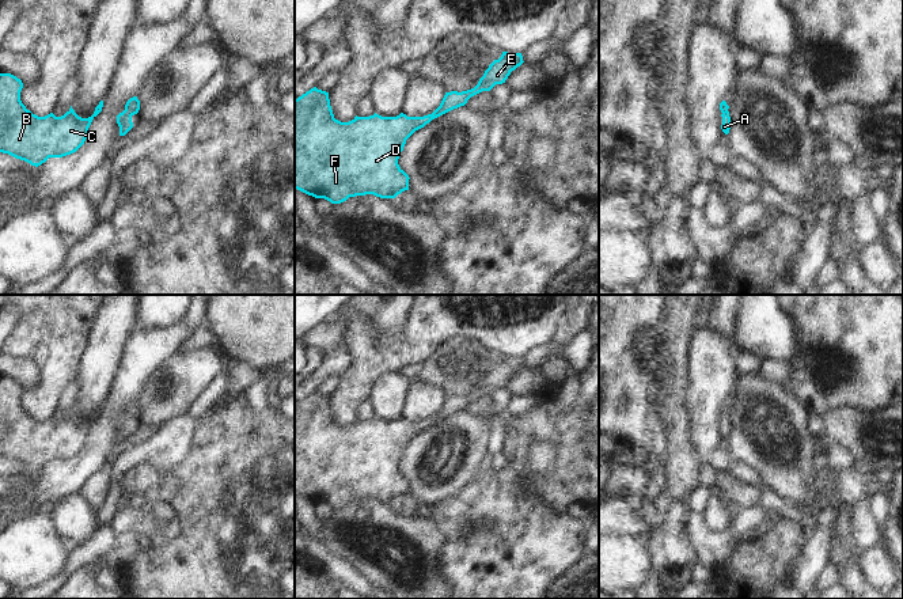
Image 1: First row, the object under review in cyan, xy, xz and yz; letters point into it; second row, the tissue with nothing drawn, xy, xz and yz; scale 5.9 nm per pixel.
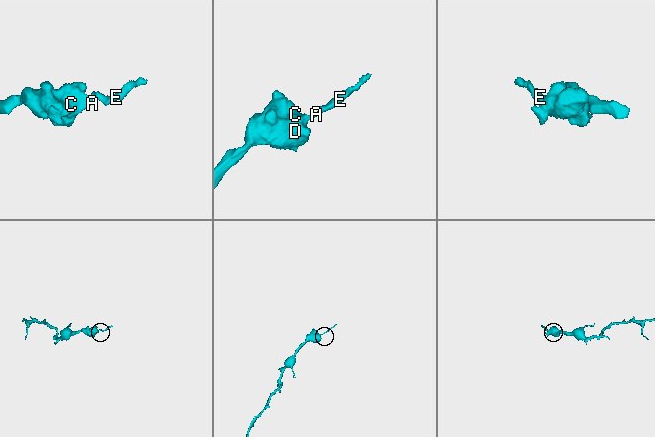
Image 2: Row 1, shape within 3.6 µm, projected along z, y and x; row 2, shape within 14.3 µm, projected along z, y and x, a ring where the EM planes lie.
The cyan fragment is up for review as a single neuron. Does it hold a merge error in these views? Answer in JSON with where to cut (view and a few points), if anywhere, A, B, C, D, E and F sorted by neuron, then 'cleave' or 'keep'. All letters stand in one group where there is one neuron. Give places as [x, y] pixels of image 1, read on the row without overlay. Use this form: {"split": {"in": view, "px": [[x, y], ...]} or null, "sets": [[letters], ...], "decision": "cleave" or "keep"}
{"split": null, "sets": [["A", "B", "C", "D", "E", "F"]], "decision": "keep"}

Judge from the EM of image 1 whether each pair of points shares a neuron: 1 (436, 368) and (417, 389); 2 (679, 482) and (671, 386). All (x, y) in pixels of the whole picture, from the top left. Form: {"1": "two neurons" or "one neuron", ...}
{"1": "two neurons", "2": "one neuron"}

